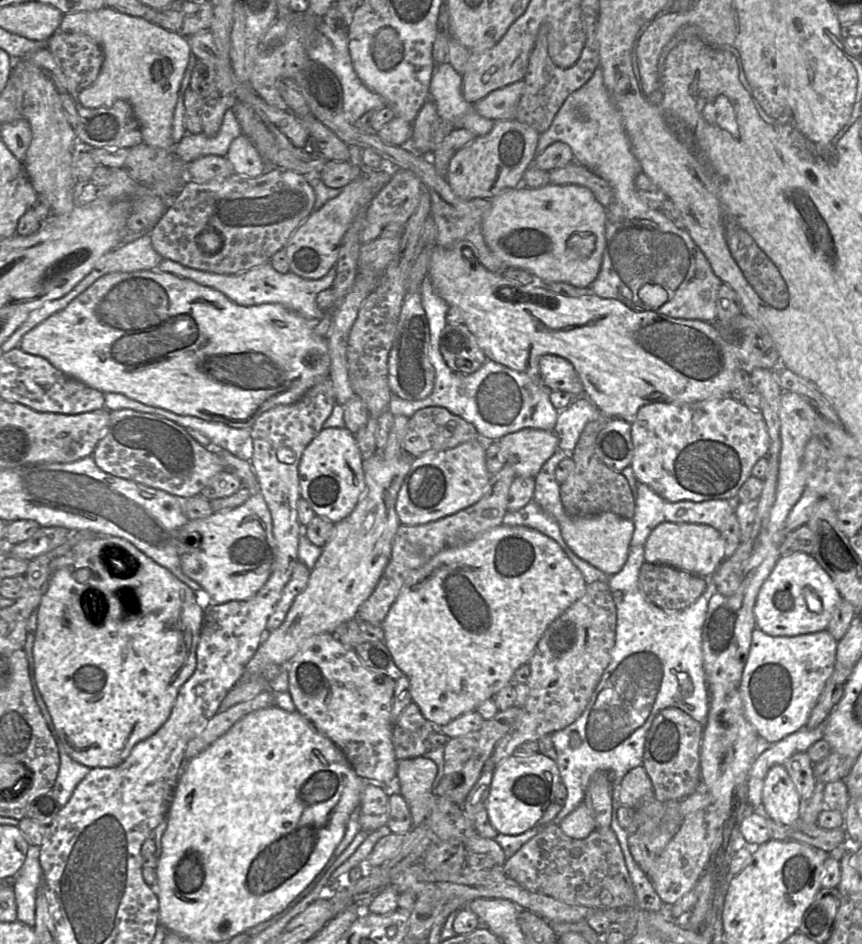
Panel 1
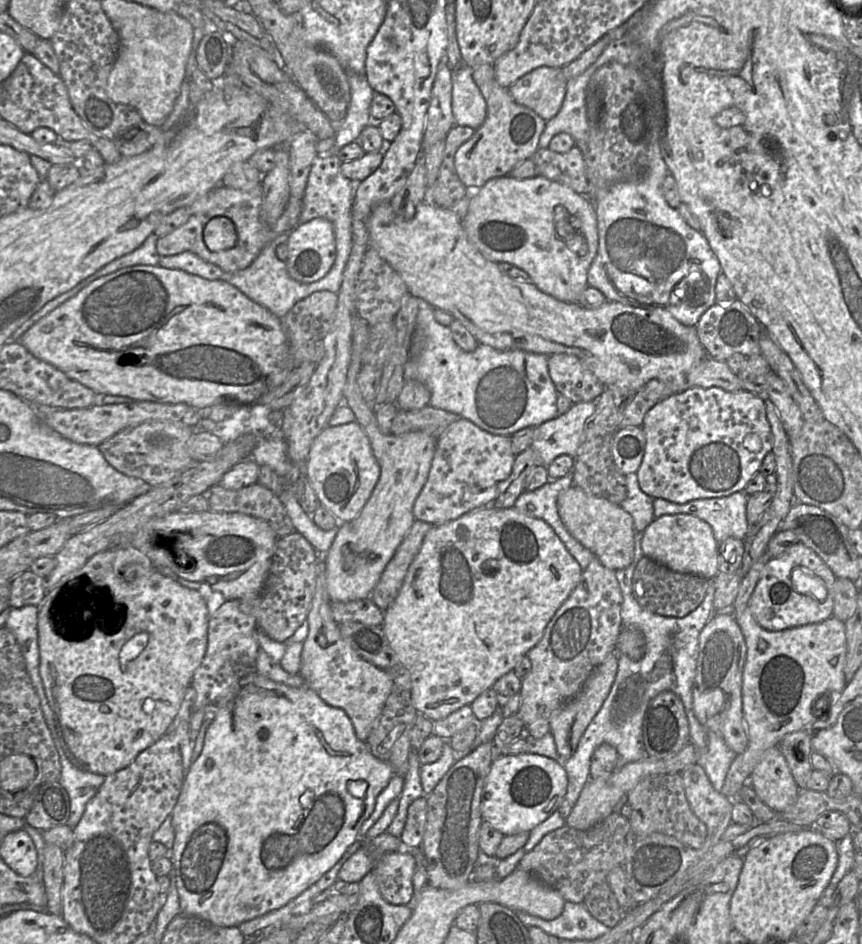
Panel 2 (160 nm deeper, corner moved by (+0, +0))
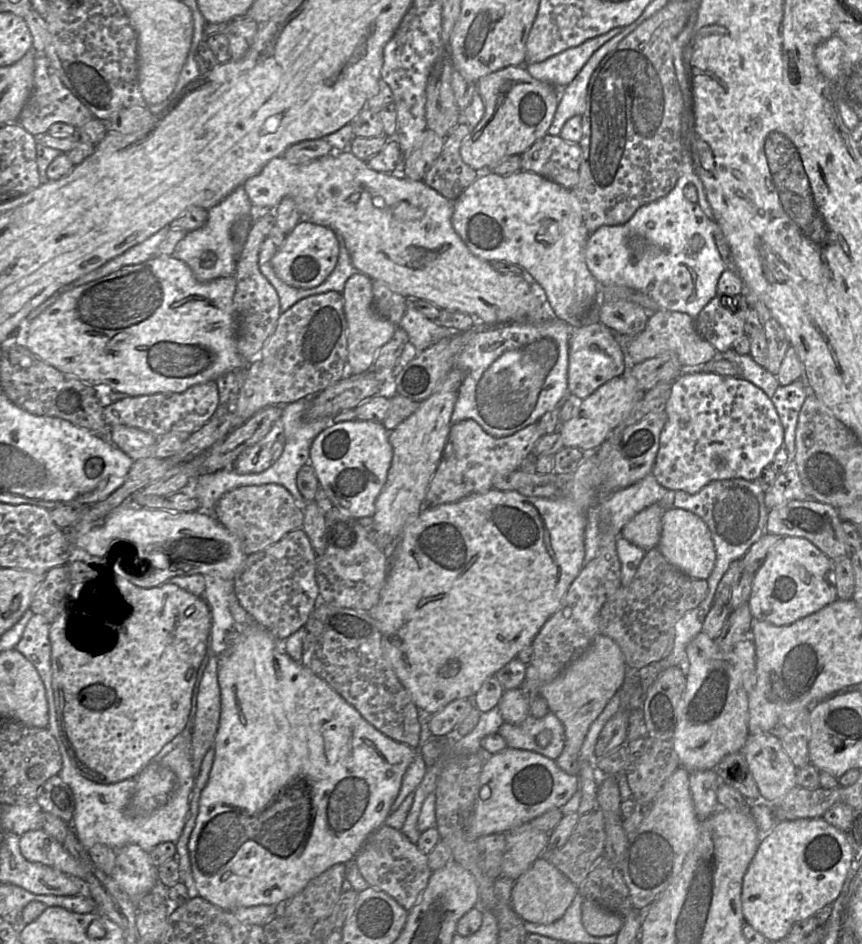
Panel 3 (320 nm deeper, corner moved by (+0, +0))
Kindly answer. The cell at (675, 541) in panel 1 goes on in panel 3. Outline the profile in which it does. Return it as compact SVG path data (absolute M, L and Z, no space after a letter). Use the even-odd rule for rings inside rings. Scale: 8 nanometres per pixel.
M670 508L665 511L657 549L673 566L694 579L707 581L715 567L716 550L710 529L699 516L684 509Z

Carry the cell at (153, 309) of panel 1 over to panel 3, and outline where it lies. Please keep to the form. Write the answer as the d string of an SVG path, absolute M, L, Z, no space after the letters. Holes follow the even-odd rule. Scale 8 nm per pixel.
M156 256L136 265L129 265L104 277L62 293L57 300L34 320L21 327L22 344L43 362L70 377L75 377L89 385L107 385L113 392L127 396L142 396L156 393L182 393L198 384L214 381L223 374L234 370L245 370L247 363L237 347L238 319L233 297L236 289L234 276L217 278L208 282L198 281L191 269L183 261L172 256Z

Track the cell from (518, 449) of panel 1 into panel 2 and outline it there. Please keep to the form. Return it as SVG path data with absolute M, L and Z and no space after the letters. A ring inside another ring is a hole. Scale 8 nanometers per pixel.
M596 400L573 404L564 414L558 415L535 428L530 447L537 455L537 465L549 466L554 459L564 454L575 457L583 440L585 425L595 412L595 405Z

